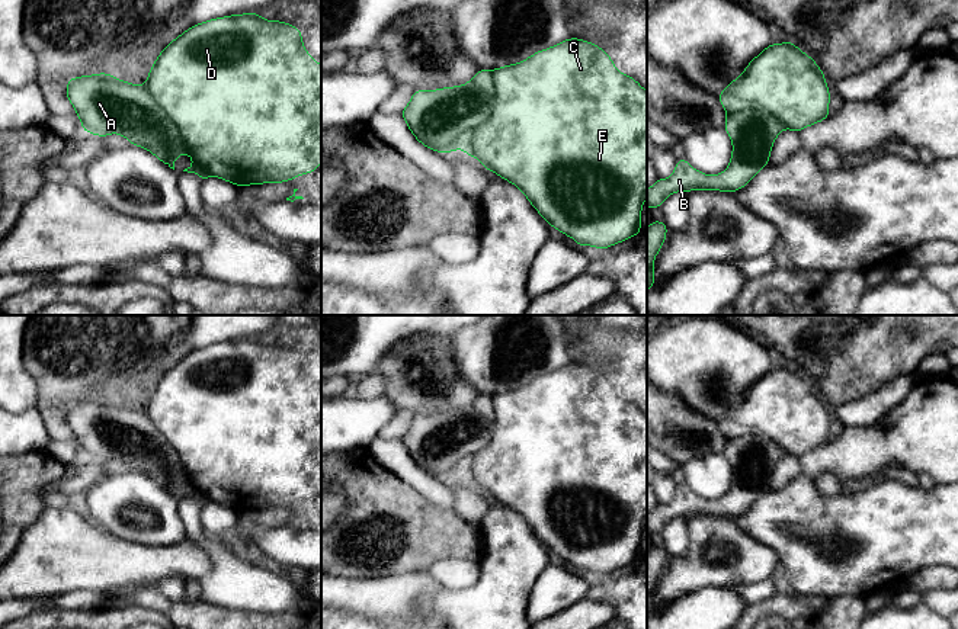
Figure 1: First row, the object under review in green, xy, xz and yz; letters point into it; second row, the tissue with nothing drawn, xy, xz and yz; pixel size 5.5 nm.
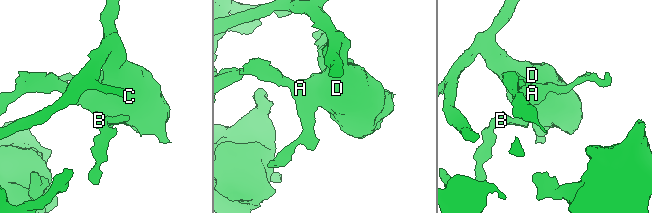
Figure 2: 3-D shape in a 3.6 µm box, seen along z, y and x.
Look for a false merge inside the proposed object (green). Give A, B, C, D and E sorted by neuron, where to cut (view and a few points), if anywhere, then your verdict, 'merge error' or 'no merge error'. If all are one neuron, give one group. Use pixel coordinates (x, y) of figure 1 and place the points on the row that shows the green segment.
A B / C D E | xz (492, 70), (494, 89), (492, 112), (464, 138), (461, 145) | merge error

